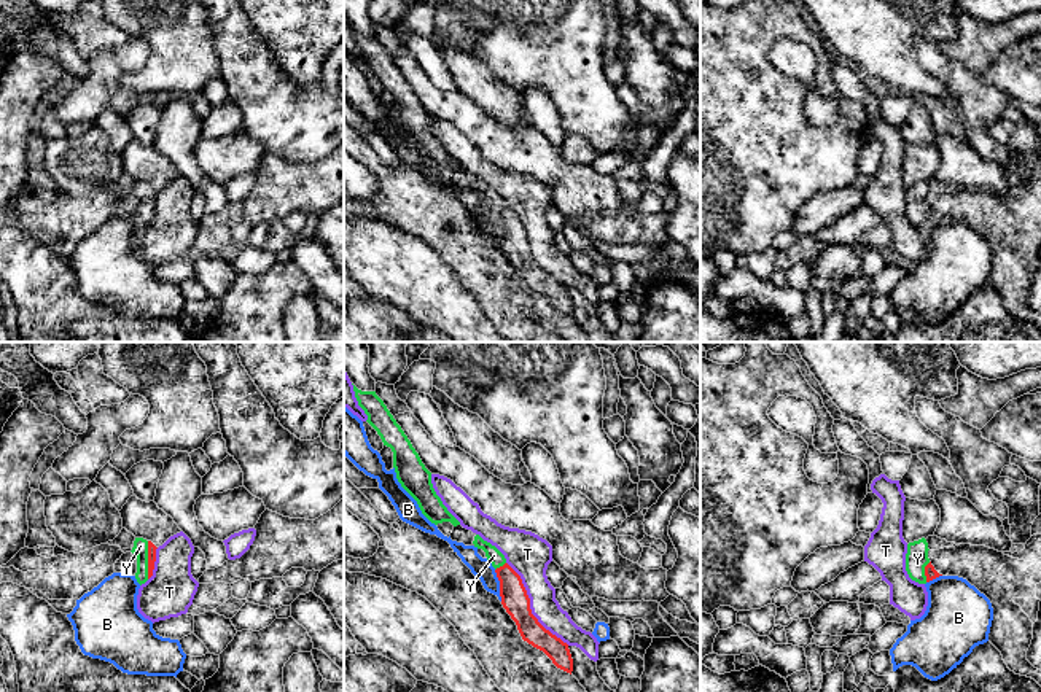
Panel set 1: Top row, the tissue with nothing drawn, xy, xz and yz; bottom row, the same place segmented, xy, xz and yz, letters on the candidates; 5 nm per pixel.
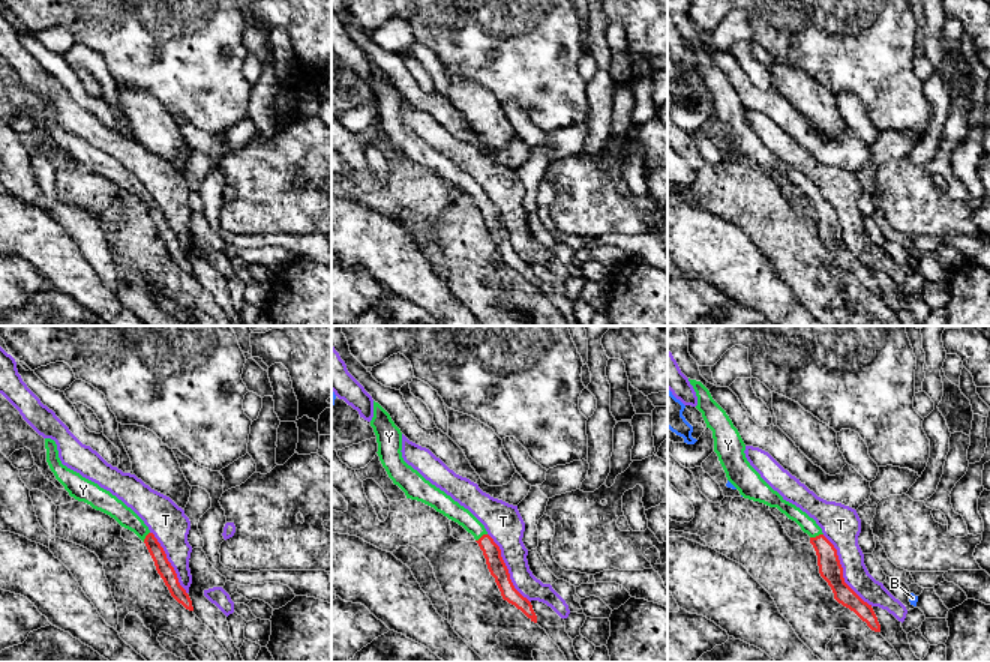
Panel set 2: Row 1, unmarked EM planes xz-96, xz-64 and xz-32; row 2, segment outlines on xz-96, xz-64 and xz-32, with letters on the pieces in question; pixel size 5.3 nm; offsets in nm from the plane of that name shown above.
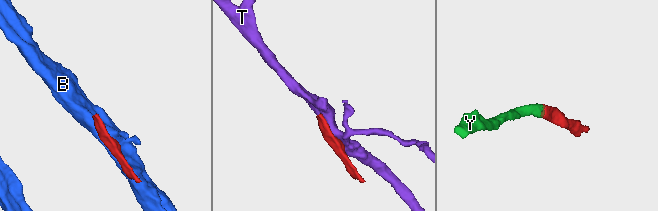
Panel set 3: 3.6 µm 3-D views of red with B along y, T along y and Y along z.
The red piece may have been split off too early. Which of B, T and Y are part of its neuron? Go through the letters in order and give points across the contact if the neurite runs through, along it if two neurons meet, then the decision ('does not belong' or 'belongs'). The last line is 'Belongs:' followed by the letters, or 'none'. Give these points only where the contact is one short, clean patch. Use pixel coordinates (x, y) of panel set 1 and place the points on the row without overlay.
B: does not belong
T: does not belong
Y: across xy (152, 193), (148, 204), (140, 190) | belongs
Belongs: Y

